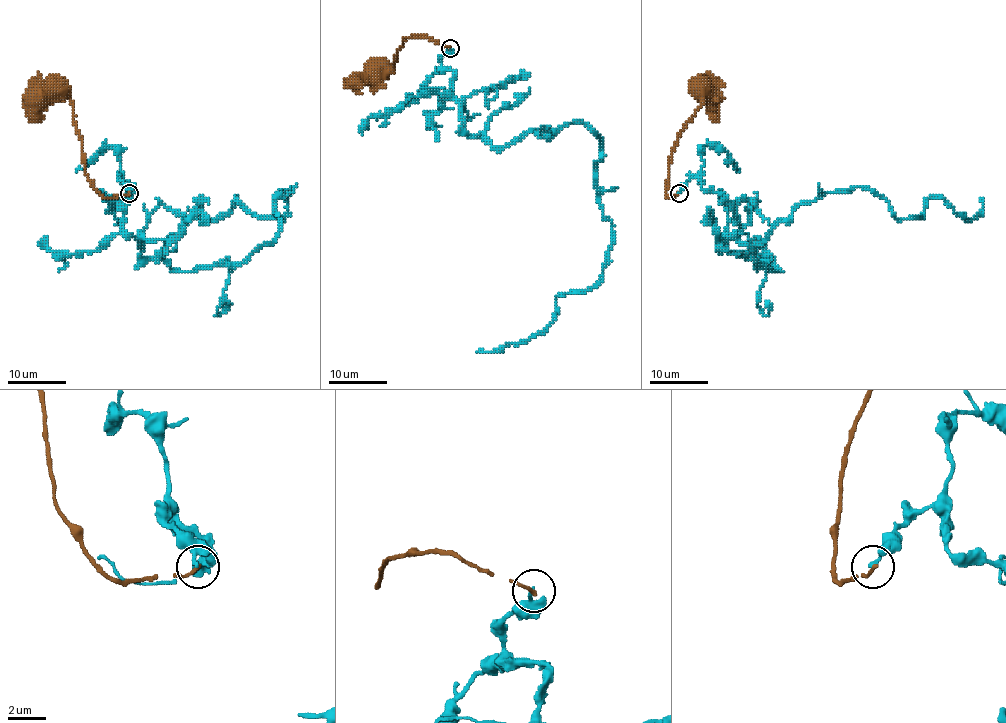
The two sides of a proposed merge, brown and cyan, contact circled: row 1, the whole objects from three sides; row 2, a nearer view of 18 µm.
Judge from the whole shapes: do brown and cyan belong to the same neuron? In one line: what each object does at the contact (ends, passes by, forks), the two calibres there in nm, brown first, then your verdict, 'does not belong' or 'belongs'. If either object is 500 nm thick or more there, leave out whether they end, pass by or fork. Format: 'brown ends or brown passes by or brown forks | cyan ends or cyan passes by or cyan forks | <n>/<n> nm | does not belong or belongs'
brown ends | cyan ends | 180/180 nm | does not belong

